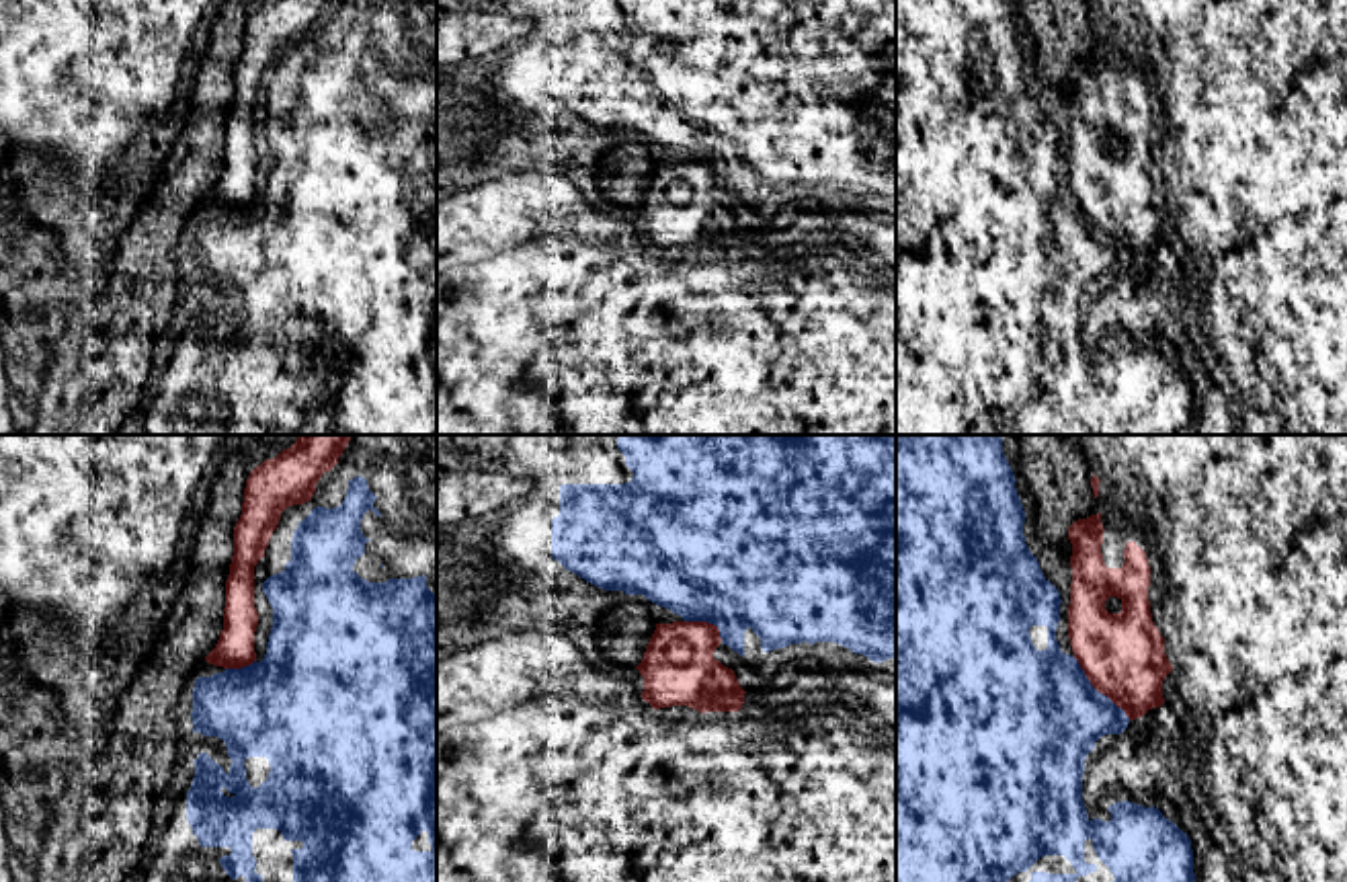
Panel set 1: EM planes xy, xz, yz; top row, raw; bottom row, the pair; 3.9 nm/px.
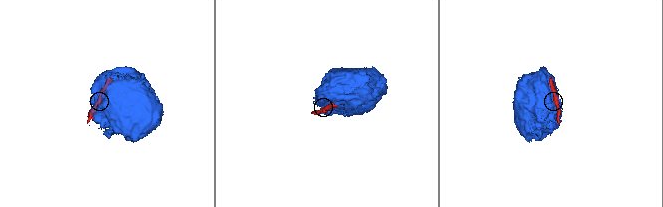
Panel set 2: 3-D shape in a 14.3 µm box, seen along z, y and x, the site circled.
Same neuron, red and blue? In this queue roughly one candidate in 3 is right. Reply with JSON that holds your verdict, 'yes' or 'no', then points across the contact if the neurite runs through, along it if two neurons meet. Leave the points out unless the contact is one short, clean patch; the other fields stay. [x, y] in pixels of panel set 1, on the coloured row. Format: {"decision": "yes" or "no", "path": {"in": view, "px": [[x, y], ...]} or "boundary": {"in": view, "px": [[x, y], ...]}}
{"decision": "no", "boundary": {"in": "yz", "px": [[1073, 657], [1085, 677], [1130, 718]]}}

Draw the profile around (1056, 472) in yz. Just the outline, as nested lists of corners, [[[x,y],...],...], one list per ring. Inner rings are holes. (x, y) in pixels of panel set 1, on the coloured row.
[[[1019,435],[1025,486],[1035,507],[1035,533],[1072,556],[1068,527],[1095,511],[1093,464],[1068,435]]]

